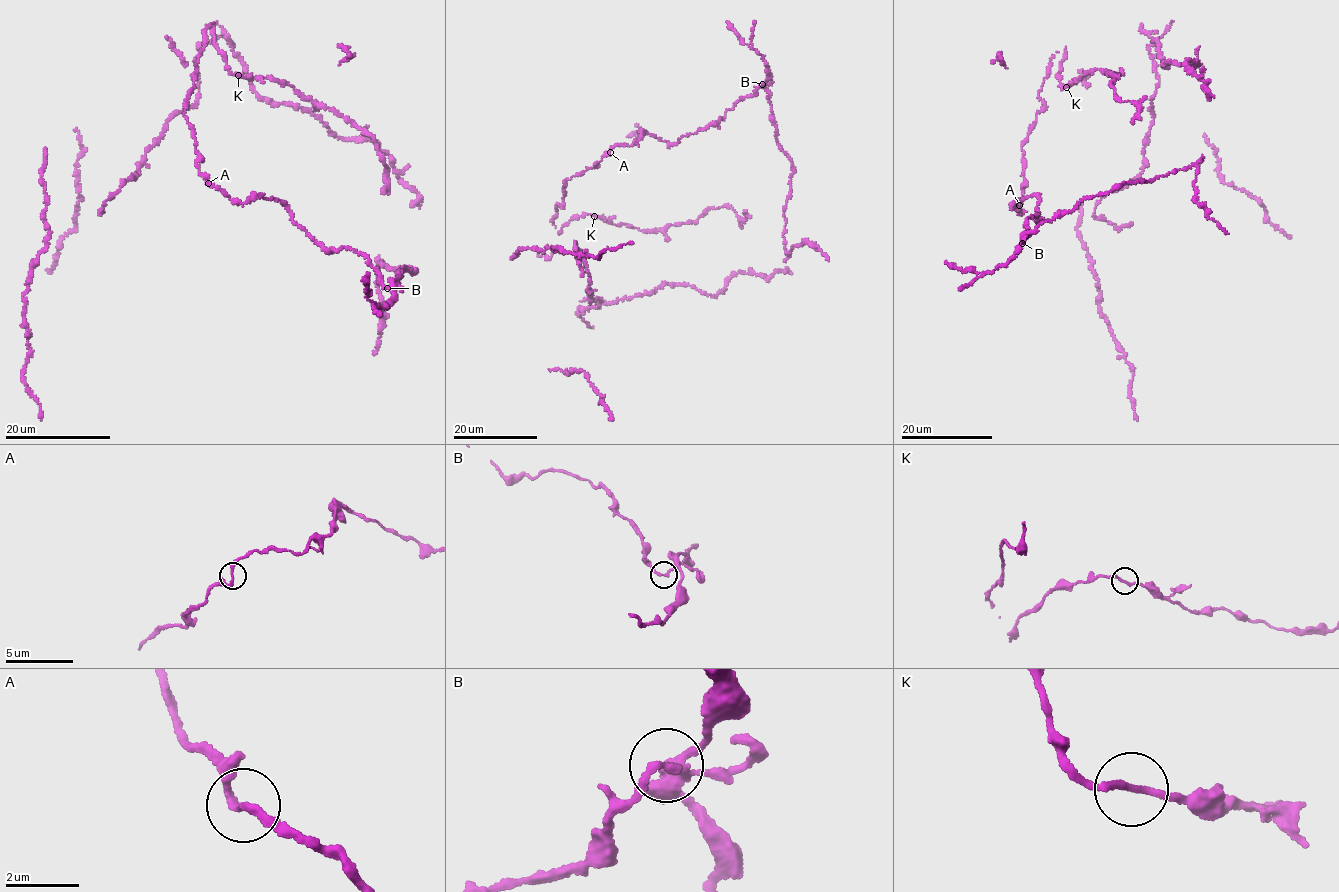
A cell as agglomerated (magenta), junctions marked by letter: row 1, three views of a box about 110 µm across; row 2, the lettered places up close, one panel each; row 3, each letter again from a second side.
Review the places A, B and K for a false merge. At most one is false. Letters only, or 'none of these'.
B

